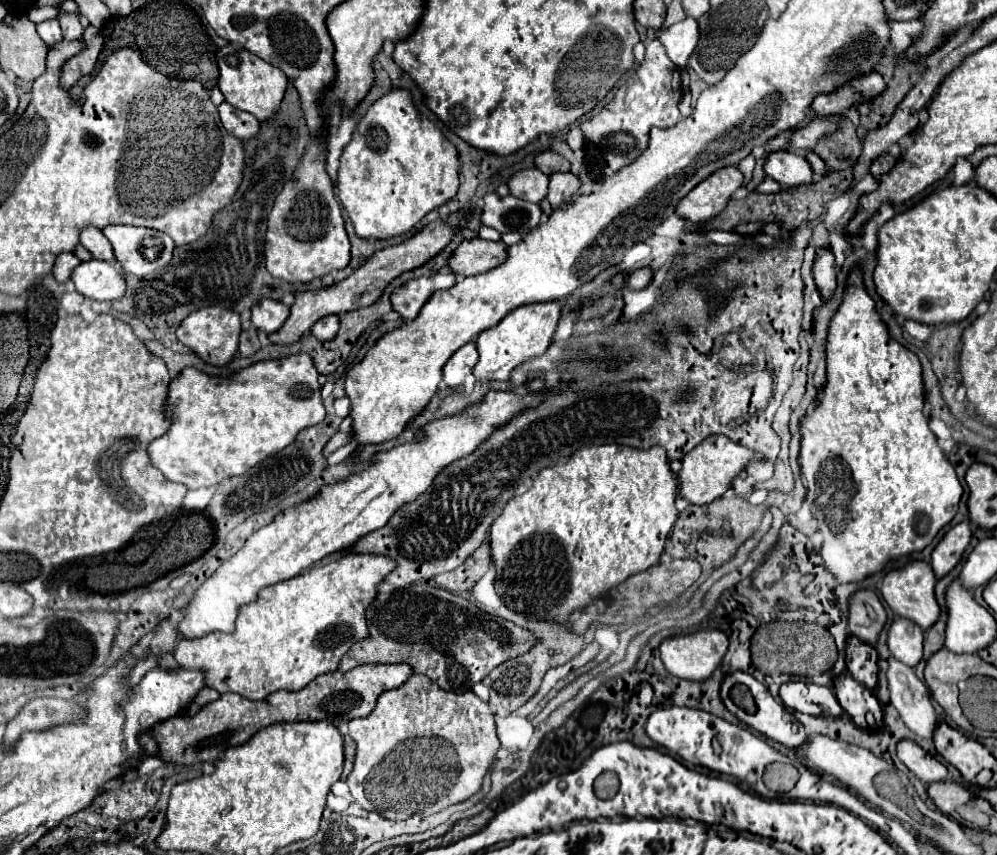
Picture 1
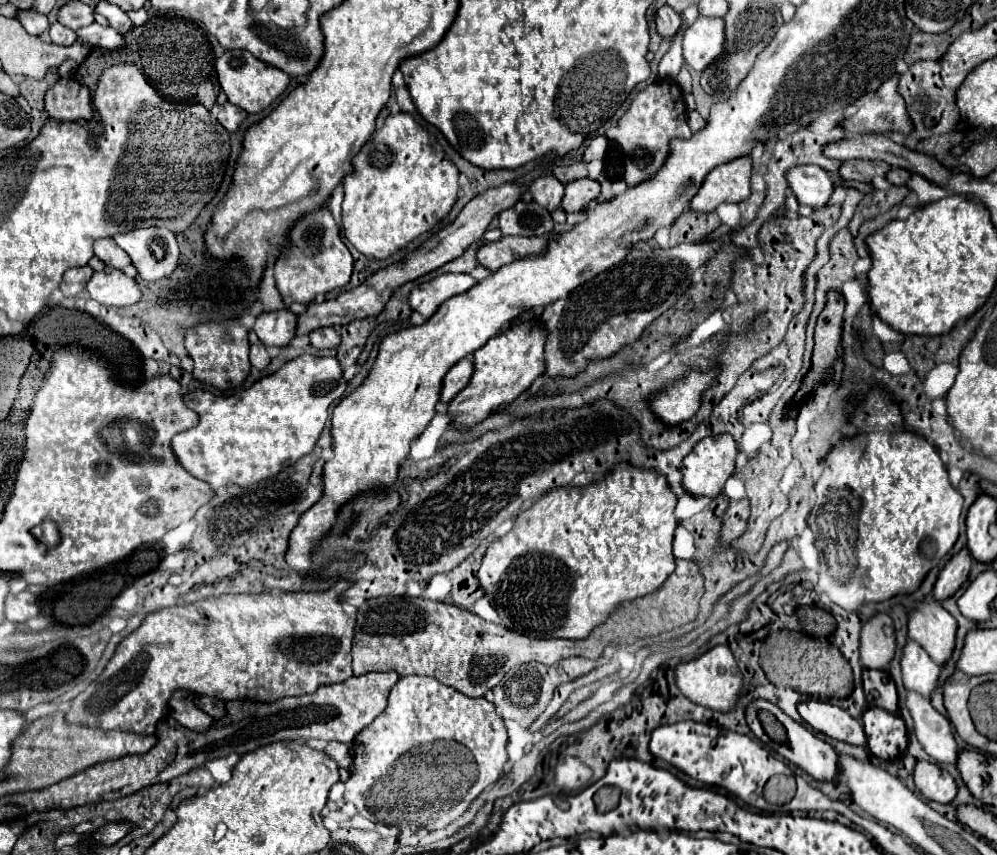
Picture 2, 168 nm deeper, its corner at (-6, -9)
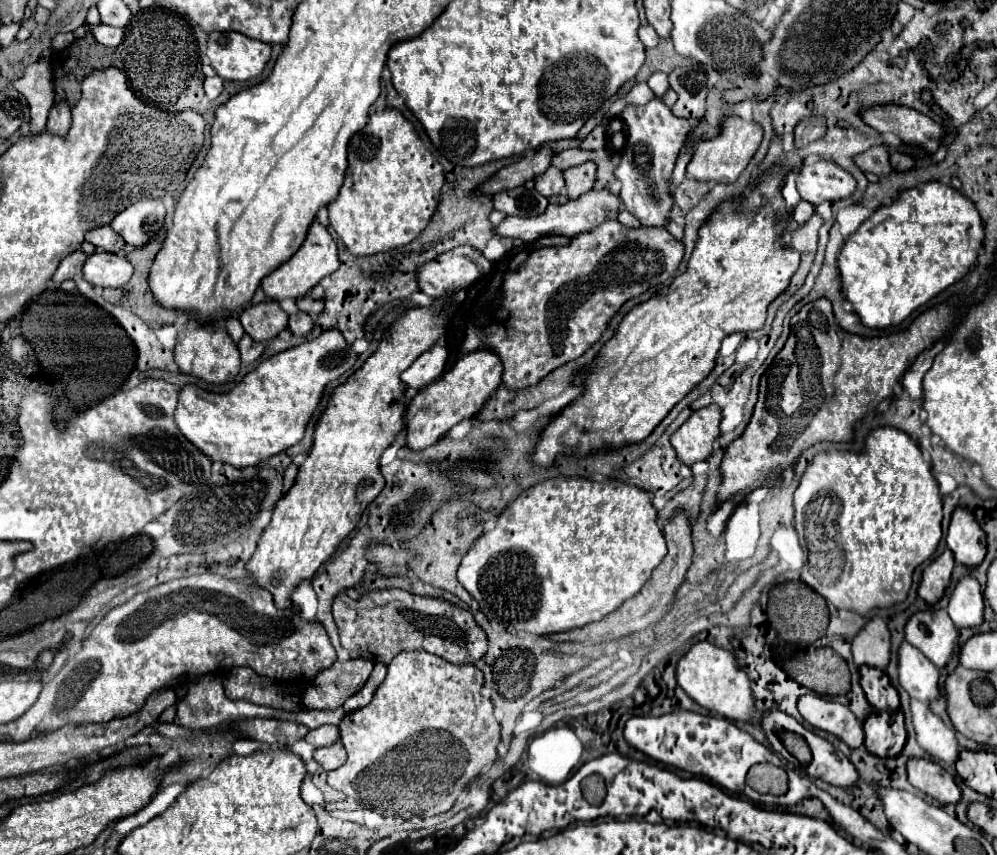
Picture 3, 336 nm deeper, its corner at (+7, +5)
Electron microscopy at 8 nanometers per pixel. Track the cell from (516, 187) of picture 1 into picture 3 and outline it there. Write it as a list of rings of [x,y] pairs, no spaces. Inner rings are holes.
[[[548,167],[542,175],[538,175],[534,179],[534,189],[538,193],[542,193],[544,197],[552,197],[552,195],[560,195],[564,191],[564,177],[562,171],[556,167]]]

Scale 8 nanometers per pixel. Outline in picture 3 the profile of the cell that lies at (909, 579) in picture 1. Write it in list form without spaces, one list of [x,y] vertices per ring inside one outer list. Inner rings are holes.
[[[944,609],[920,611],[908,619],[904,639],[920,649],[936,667],[944,667],[952,657],[958,631]]]

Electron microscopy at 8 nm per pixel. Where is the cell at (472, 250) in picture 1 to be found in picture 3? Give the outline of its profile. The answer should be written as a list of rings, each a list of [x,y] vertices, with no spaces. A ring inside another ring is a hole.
[[[588,191],[584,195],[580,195],[578,199],[566,201],[564,205],[548,205],[548,209],[540,215],[540,217],[530,217],[530,219],[522,219],[522,217],[506,217],[498,227],[494,227],[494,235],[496,237],[508,237],[508,239],[520,239],[524,243],[534,243],[540,237],[548,237],[548,235],[568,235],[574,237],[582,231],[590,231],[596,225],[600,225],[604,219],[616,219],[618,215],[618,205],[620,199],[610,195],[608,191]]]

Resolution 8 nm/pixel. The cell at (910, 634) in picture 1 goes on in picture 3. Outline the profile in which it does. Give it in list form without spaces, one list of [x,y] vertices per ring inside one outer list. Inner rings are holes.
[[[902,641],[898,649],[898,679],[910,697],[930,703],[938,697],[940,671],[914,645]]]

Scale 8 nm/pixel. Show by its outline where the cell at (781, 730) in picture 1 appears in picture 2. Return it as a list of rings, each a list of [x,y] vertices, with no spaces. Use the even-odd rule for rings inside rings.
[[[761,701],[761,711],[769,711],[769,713],[773,713],[773,715],[783,723],[783,727],[787,729],[787,737],[789,737],[789,741],[787,741],[785,745],[773,743],[773,741],[765,735],[765,731],[763,731],[763,727],[761,727],[759,721],[747,721],[749,727],[751,727],[751,731],[753,731],[753,733],[755,733],[765,745],[769,745],[775,753],[779,753],[779,755],[785,757],[789,763],[797,765],[799,769],[803,769],[805,773],[809,773],[809,775],[811,775],[813,779],[817,779],[817,781],[833,781],[833,783],[839,781],[839,777],[841,777],[841,773],[839,773],[839,753],[837,753],[827,741],[815,737],[807,727],[803,727],[801,723],[793,721],[791,717],[787,717],[777,705],[773,705],[773,703],[769,703],[769,701]]]

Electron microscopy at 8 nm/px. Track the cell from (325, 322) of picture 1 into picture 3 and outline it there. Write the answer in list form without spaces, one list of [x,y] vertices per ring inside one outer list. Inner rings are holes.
[[[298,311],[298,313],[290,315],[290,323],[288,323],[288,327],[290,327],[290,331],[292,331],[294,335],[298,335],[298,337],[306,337],[306,335],[314,329],[314,321],[312,321],[312,317],[310,317],[308,313]]]

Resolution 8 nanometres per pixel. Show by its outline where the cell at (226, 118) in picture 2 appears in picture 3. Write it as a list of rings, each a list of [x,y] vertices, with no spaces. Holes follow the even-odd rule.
[[[206,77],[206,79],[204,79],[206,97],[212,99],[212,101],[222,93],[222,87],[224,87],[224,81],[220,81],[220,77]]]

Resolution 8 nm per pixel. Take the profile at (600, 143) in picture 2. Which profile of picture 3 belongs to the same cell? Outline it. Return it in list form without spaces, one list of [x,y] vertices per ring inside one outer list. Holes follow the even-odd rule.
[[[598,125],[596,129],[592,129],[588,133],[588,137],[584,141],[580,141],[580,147],[582,149],[588,149],[588,151],[594,151],[594,149],[601,149],[606,144],[606,128],[602,125]]]

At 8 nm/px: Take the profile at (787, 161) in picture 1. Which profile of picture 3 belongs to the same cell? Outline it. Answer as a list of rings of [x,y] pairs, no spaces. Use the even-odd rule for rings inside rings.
[[[832,161],[804,163],[798,169],[796,183],[802,199],[812,205],[820,205],[822,201],[844,199],[856,189],[854,177]]]

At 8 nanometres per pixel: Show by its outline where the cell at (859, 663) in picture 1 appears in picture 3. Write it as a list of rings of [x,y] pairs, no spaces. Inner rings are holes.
[[[860,667],[860,685],[866,693],[868,703],[880,711],[894,711],[900,707],[898,691],[890,685],[890,679],[884,671],[876,667]]]

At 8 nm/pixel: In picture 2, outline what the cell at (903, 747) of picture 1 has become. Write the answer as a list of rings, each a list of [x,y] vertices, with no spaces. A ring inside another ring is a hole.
[[[919,761],[915,765],[913,777],[915,777],[917,791],[929,801],[951,803],[957,795],[955,779],[947,771],[943,771],[941,767],[937,767],[929,761]]]

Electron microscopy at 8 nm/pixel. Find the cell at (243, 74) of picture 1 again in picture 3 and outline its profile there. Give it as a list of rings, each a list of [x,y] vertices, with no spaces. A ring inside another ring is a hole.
[[[210,33],[206,55],[212,69],[224,81],[248,81],[262,75],[268,59],[268,43],[242,37],[242,33]]]

